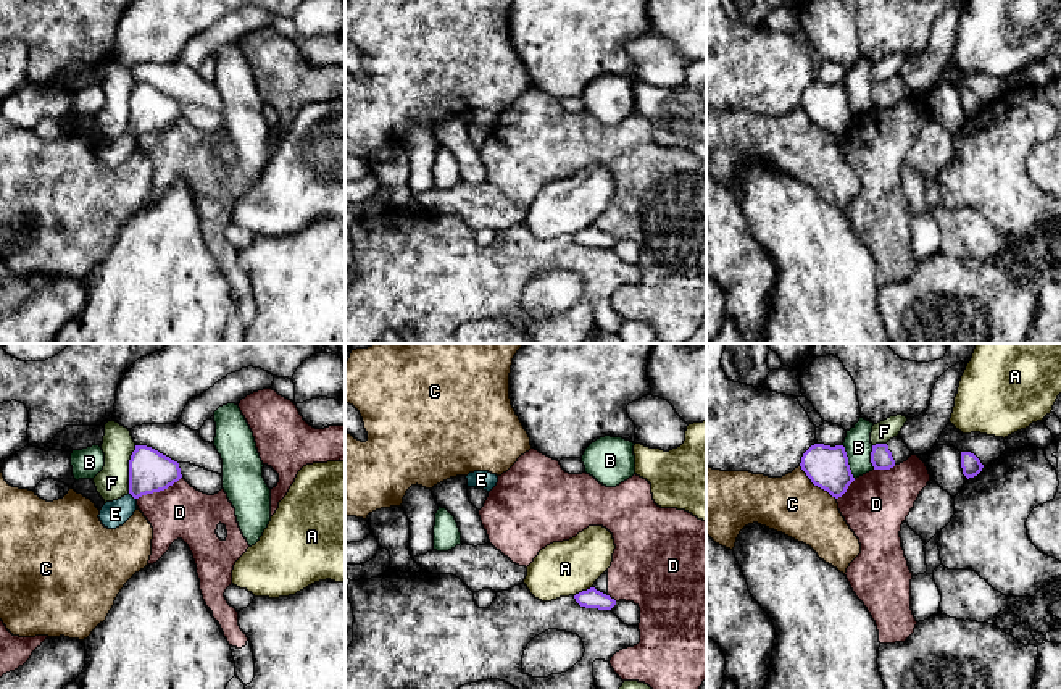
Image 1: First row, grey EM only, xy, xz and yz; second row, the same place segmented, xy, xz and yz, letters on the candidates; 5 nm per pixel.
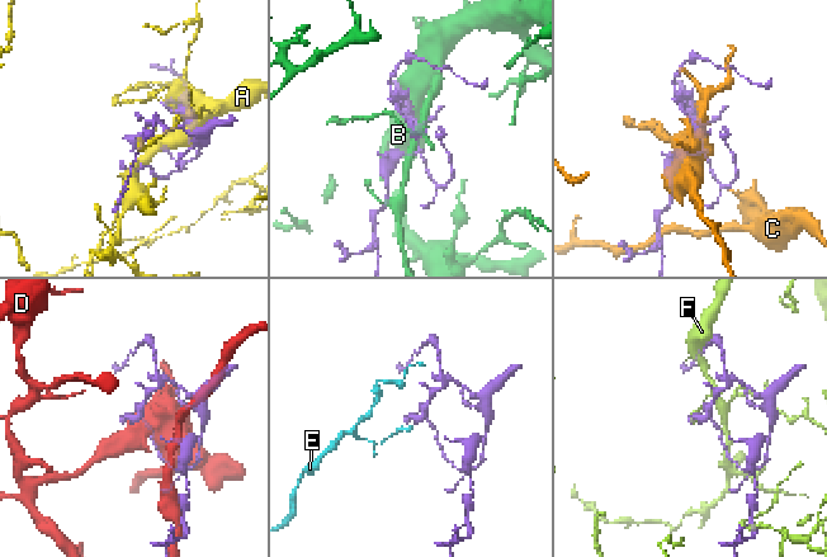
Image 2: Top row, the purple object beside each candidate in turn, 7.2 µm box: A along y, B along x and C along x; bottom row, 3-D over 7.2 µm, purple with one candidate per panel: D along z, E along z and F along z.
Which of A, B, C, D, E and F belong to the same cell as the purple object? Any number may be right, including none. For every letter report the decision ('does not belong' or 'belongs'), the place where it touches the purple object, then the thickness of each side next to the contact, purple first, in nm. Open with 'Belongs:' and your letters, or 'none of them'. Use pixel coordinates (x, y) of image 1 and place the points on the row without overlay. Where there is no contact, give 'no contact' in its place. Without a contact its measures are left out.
Belongs: none of them
A: does not belong; meets purple in xz at (582, 229); 100 nm thick on the purple side, 280 nm on the other
B: does not belong; meets purple in yz at (847, 100); 220 nm thick on the purple side, 140 nm on the other
C: does not belong; meets purple in yz at (816, 123); 220 nm thick on the purple side, 300 nm on the other
D: does not belong; meets purple in xy at (158, 129); 220 nm thick on the purple side, 280 nm on the other
E: does not belong; meets purple in xy at (133, 134); 220 nm thick on the purple side, 130 nm on the other
F: does not belong; meets purple in xy at (129, 108); 220 nm thick on the purple side, 170 nm on the other

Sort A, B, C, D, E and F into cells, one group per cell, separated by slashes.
A / B / C / D / E / F

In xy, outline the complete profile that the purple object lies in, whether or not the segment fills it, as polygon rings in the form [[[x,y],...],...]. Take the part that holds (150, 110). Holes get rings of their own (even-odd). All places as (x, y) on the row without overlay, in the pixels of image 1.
[[[135,84],[129,98],[129,132],[139,137],[160,131],[182,116],[179,102],[147,84]]]

